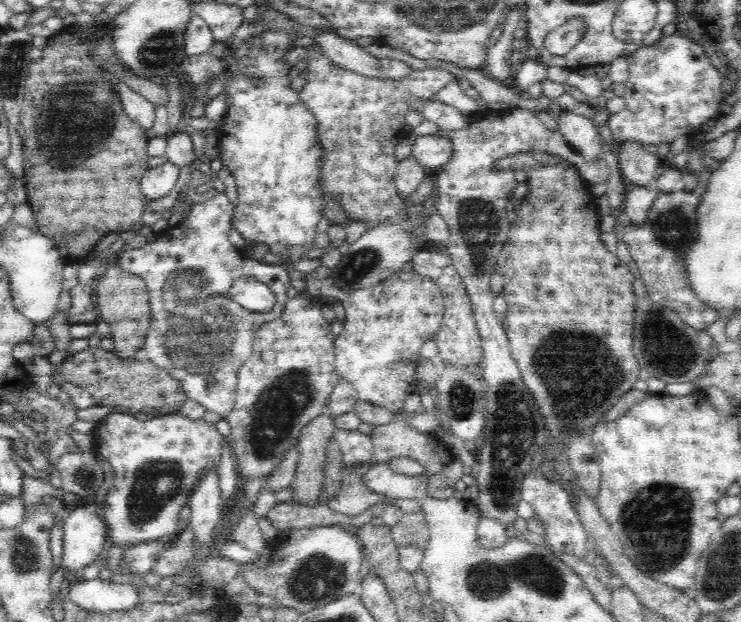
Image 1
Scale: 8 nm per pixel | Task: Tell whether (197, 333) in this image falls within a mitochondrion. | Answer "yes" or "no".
yes

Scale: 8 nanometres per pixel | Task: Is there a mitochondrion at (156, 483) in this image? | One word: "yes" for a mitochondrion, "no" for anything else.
yes

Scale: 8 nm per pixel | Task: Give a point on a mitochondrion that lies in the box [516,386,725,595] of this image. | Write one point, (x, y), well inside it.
(657, 519)

